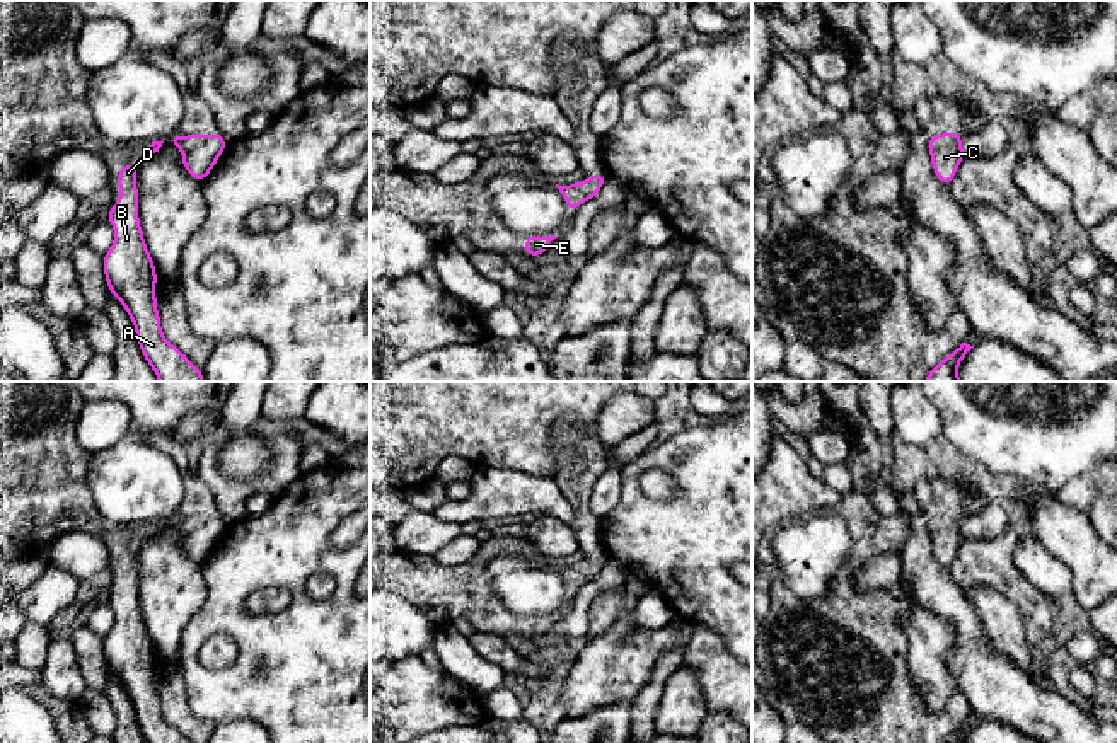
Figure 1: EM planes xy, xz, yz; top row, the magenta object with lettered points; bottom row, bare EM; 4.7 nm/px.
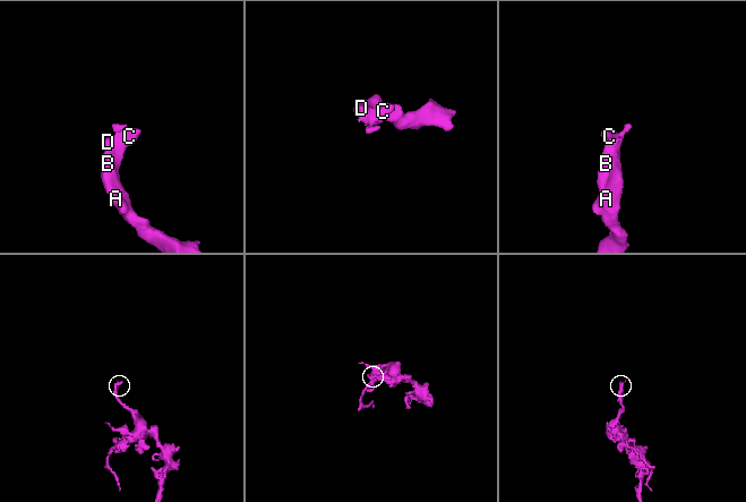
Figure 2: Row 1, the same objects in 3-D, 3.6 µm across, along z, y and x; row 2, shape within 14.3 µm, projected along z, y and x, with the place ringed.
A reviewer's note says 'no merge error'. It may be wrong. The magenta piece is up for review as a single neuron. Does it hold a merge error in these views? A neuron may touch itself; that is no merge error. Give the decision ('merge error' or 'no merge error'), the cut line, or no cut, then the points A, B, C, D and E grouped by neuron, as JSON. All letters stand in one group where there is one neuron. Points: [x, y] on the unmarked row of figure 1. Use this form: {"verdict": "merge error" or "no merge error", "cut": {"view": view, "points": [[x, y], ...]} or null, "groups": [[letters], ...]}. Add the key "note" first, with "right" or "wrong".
{"note": "right", "verdict": "no merge error", "cut": null, "groups": [["A", "B", "C", "D", "E"]]}

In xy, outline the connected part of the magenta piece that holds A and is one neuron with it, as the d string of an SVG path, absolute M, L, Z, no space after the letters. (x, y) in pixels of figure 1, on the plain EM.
M121 547L119 583L109 591L114 624L104 636L109 673L130 695L140 731L147 743L189 743L162 716L157 692L157 654L138 602L136 547Z

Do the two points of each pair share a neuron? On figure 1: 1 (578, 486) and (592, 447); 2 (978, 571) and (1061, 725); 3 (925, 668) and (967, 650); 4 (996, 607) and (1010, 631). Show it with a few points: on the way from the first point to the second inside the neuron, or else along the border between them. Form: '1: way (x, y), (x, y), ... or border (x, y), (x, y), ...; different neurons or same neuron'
1: way (589, 476), (592, 457); same neuron
2: border (947, 566), (949, 573), (966, 590); different neurons
3: border (945, 619), (954, 629), (945, 665), (960, 691); different neurons
4: way (996, 612), (1005, 626); same neuron

